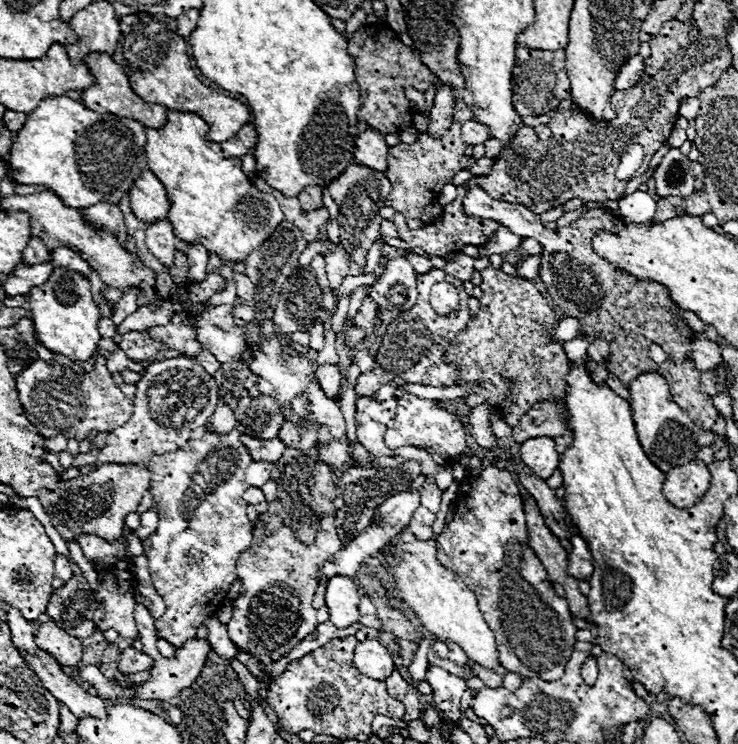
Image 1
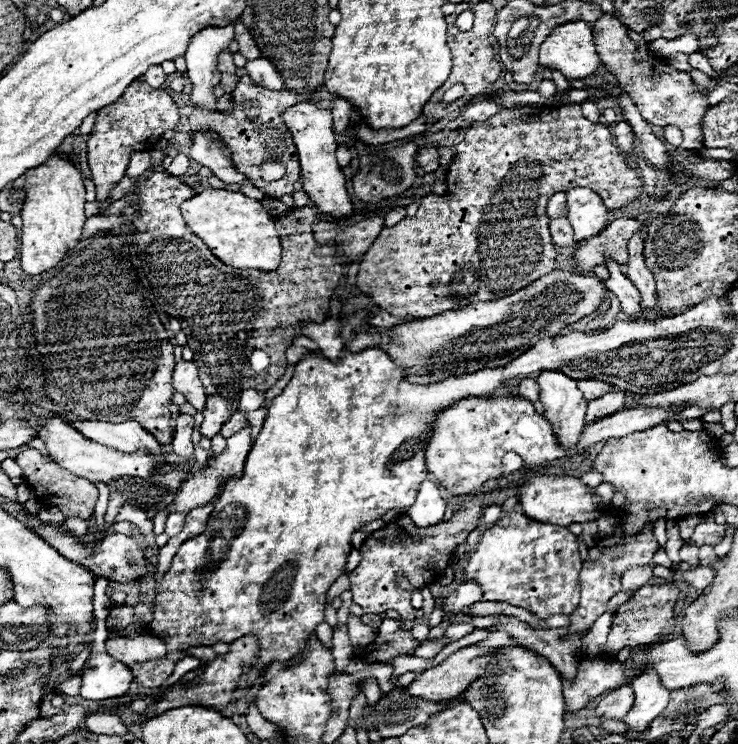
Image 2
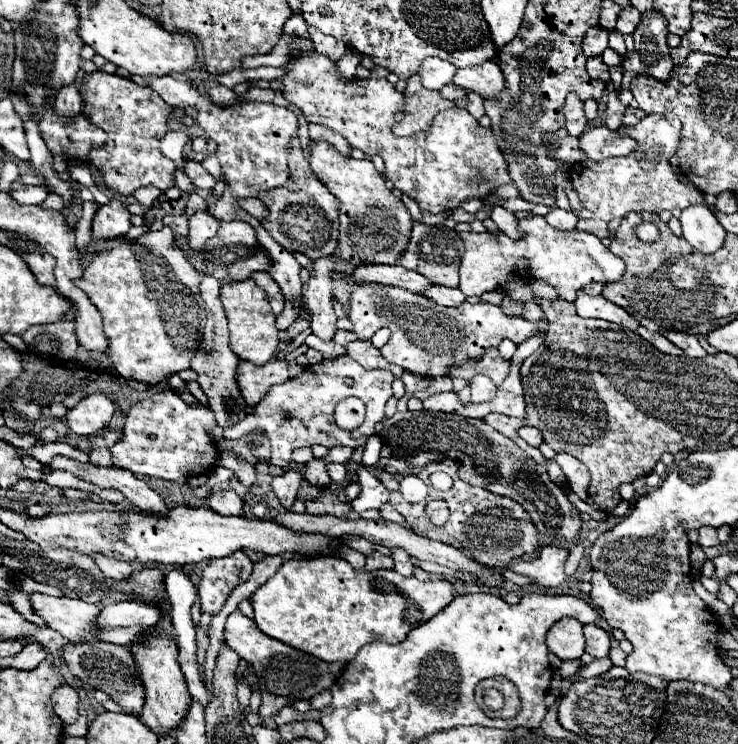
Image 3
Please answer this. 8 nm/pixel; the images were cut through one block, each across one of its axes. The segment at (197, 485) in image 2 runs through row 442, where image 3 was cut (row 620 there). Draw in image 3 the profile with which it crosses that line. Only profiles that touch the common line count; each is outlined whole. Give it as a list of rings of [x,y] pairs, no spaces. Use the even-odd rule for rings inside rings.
[[[236,610],[234,614],[228,616],[226,628],[224,628],[224,642],[256,670],[256,676],[260,680],[260,690],[262,690],[262,706],[260,706],[258,714],[264,718],[264,726],[268,726],[268,728],[276,726],[272,716],[282,706],[288,706],[288,704],[292,704],[296,700],[304,700],[304,698],[308,700],[308,698],[316,696],[318,692],[328,690],[334,684],[334,678],[330,676],[326,662],[312,658],[310,654],[304,654],[300,650],[294,650],[292,646],[286,646],[278,640],[268,638],[240,610]]]

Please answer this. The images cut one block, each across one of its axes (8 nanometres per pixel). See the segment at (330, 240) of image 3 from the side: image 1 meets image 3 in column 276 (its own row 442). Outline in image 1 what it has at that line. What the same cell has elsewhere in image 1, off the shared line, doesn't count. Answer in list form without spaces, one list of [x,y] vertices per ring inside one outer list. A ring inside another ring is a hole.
[[[236,428],[228,434],[206,430],[200,440],[188,440],[186,448],[166,454],[154,454],[150,458],[150,492],[154,498],[154,508],[158,512],[158,530],[150,538],[146,538],[142,546],[148,558],[154,588],[166,604],[166,612],[154,622],[156,634],[158,638],[168,640],[174,648],[182,648],[186,640],[196,636],[202,620],[220,608],[220,604],[226,600],[230,584],[238,578],[236,562],[252,542],[252,524],[246,516],[248,504],[242,500],[242,494],[248,488],[246,468],[250,466],[250,462],[252,456],[240,442],[240,432]]]

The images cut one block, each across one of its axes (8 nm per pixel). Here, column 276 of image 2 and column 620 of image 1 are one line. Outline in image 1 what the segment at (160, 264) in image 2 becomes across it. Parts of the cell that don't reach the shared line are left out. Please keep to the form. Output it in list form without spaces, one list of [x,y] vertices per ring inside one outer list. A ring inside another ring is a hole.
[[[478,186],[470,188],[470,192],[466,194],[462,202],[464,202],[464,212],[468,216],[494,220],[518,236],[532,236],[540,240],[540,244],[544,244],[540,278],[544,282],[546,292],[566,316],[574,316],[582,320],[584,334],[594,334],[594,332],[604,334],[604,338],[610,342],[610,362],[606,364],[606,368],[612,374],[616,374],[624,386],[628,386],[634,380],[634,376],[638,376],[640,372],[650,372],[650,370],[660,372],[662,376],[666,376],[670,384],[674,402],[686,408],[686,412],[694,416],[694,422],[700,428],[704,430],[712,428],[712,424],[718,418],[718,410],[700,392],[702,372],[696,370],[690,360],[684,360],[694,332],[678,316],[676,308],[672,312],[672,304],[668,302],[668,290],[654,280],[638,280],[636,276],[616,268],[612,262],[600,258],[592,248],[592,238],[600,230],[606,230],[612,234],[622,230],[620,216],[612,214],[606,208],[594,208],[570,226],[548,228],[526,206],[494,200],[486,192],[482,192],[482,188]],[[650,342],[660,344],[670,358],[662,364],[656,364],[648,356]]]

